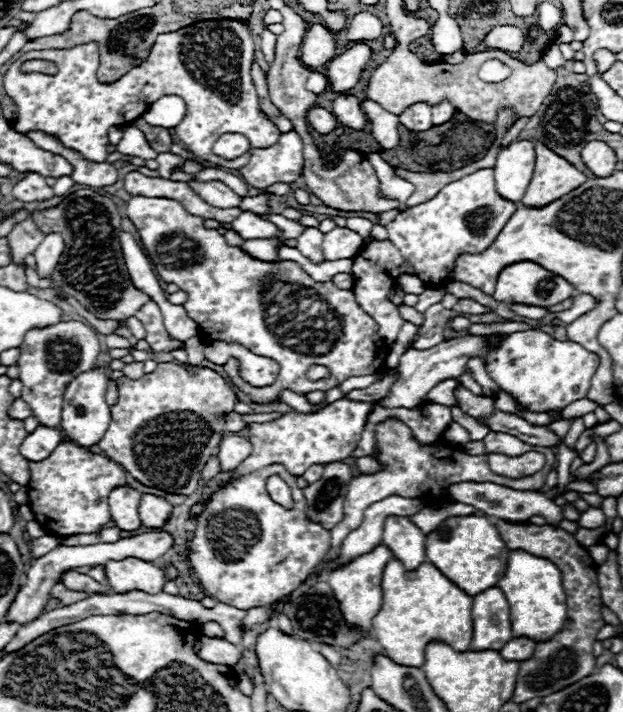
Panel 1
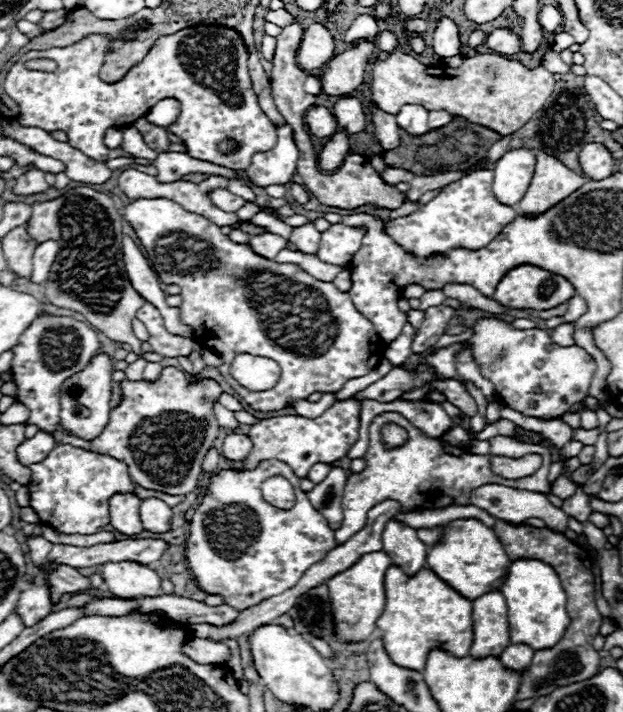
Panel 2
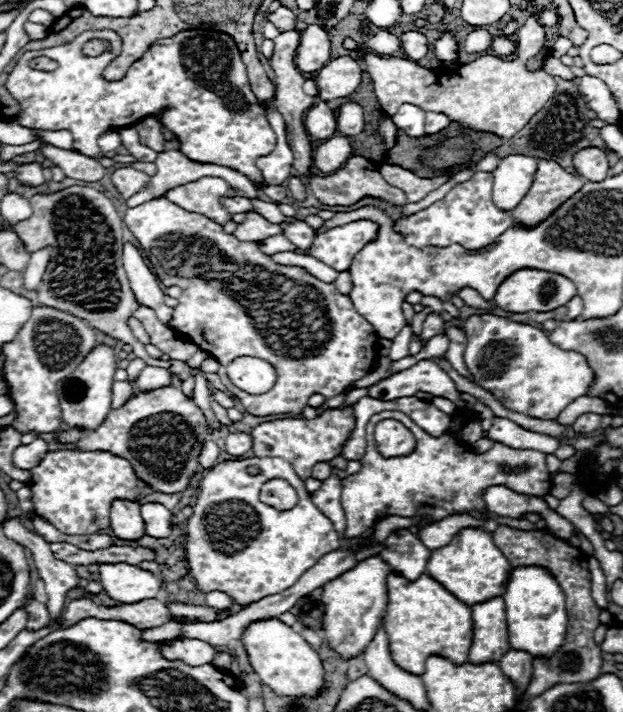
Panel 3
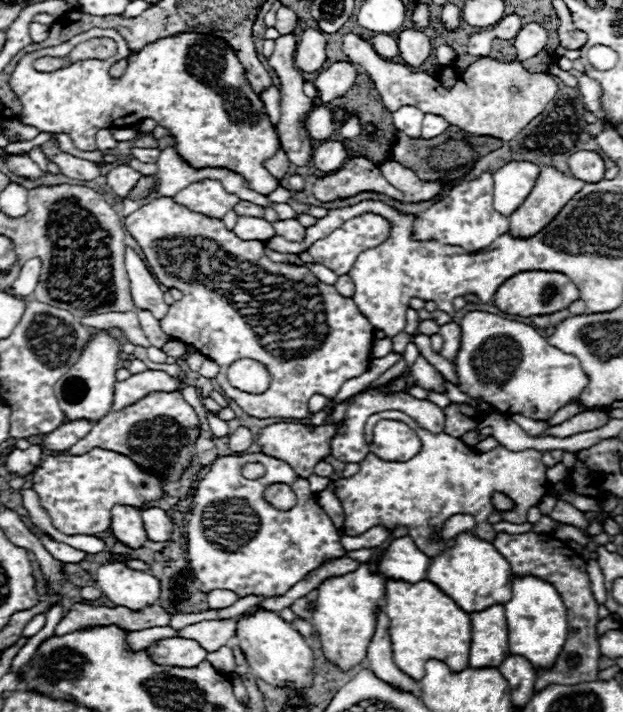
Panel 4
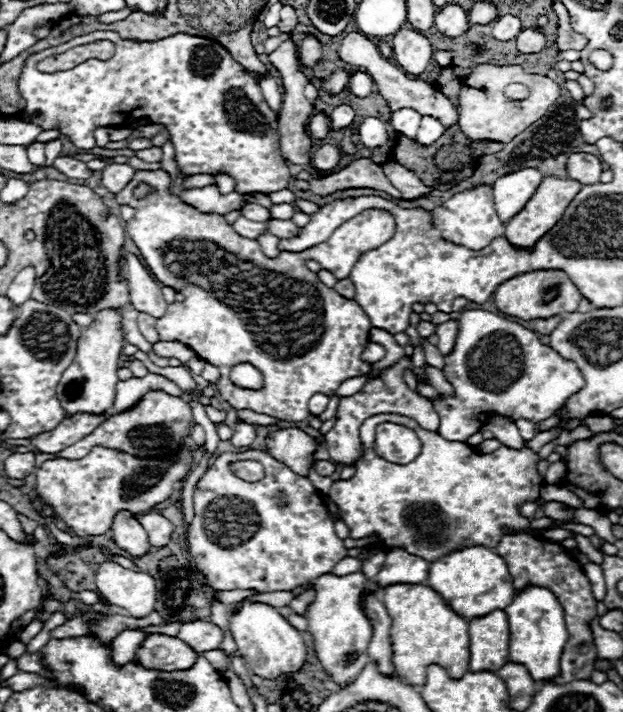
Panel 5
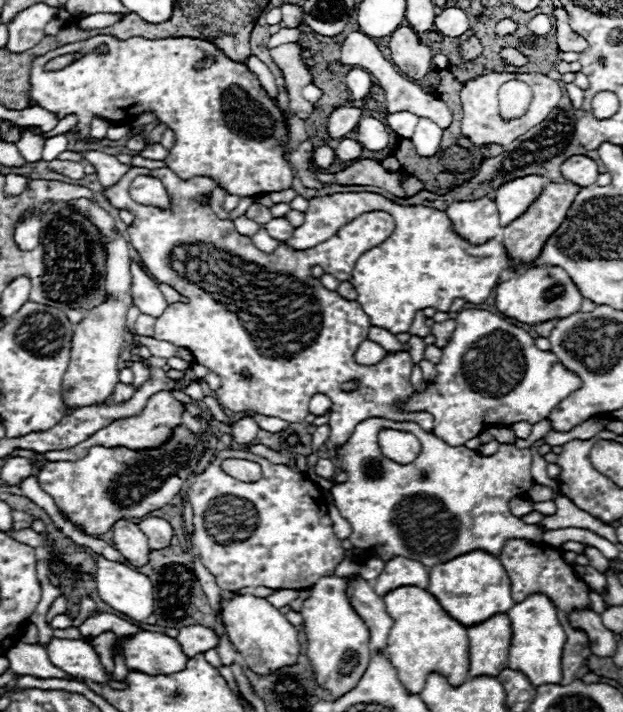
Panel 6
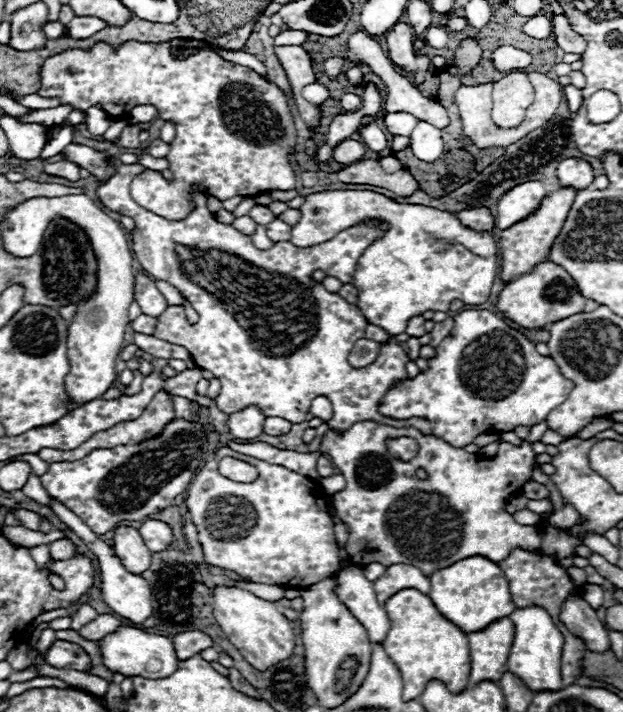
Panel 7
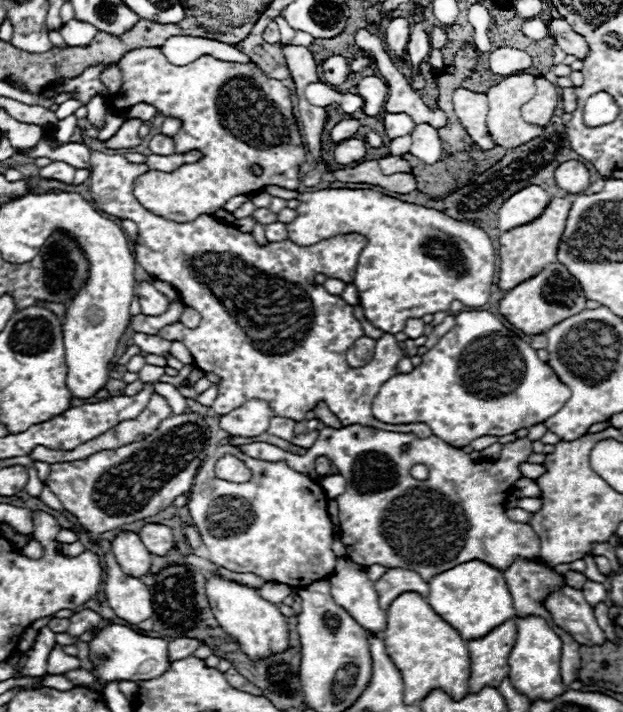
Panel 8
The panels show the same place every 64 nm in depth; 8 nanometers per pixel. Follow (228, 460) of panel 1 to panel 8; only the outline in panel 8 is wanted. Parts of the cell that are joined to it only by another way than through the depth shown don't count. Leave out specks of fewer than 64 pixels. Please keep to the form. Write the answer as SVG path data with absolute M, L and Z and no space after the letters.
M248 400L240 408L224 414L220 418L220 428L226 430L230 436L244 436L254 438L268 430L272 414L264 400Z

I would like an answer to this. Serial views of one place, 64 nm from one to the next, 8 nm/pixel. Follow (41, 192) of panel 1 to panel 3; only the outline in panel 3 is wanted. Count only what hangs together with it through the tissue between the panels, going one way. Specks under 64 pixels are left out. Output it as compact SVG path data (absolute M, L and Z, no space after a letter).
M22 164L16 168L18 182L24 186L42 186L46 180L42 176L42 168L38 164Z

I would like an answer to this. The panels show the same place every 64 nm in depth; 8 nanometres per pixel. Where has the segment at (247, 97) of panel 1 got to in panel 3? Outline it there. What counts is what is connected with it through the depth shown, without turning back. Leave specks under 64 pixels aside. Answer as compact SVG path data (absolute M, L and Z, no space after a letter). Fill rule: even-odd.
M90 30L74 38L70 44L44 48L44 50L32 50L26 52L14 70L10 72L6 80L6 90L18 100L20 104L20 116L16 118L22 126L38 128L38 130L68 130L72 132L74 148L82 154L88 154L92 158L102 158L104 152L98 146L98 138L112 126L130 126L136 124L140 118L154 114L162 106L168 106L170 110L162 118L162 126L170 130L178 142L180 152L184 152L188 158L204 164L220 164L228 166L232 170L238 170L246 174L252 182L262 186L260 170L256 168L254 160L262 154L270 154L276 146L276 134L266 118L266 110L260 106L256 96L250 90L250 80L246 66L242 62L242 54L232 40L232 36L224 32L214 30L182 30L176 36L156 40L144 56L134 62L126 74L124 80L118 82L106 82L103 71L117 57L122 48L121 38L110 30ZM90 40L103 40L110 44L110 50L99 56L84 56L82 46ZM48 56L58 62L58 68L52 72L34 70L28 66L32 58Z

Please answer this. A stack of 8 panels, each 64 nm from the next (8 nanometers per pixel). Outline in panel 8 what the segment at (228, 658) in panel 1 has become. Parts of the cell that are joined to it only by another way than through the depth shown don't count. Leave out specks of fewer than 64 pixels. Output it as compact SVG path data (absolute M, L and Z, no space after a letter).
M112 624L90 640L90 660L96 668L94 676L104 684L110 680L150 680L158 678L170 668L166 640L144 636L122 624Z

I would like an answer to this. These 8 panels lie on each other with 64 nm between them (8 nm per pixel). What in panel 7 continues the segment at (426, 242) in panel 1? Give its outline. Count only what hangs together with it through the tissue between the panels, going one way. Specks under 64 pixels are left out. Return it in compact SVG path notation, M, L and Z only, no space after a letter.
M464 208L460 212L454 212L454 216L460 220L462 226L472 228L474 232L492 232L494 230L494 216L488 208Z

